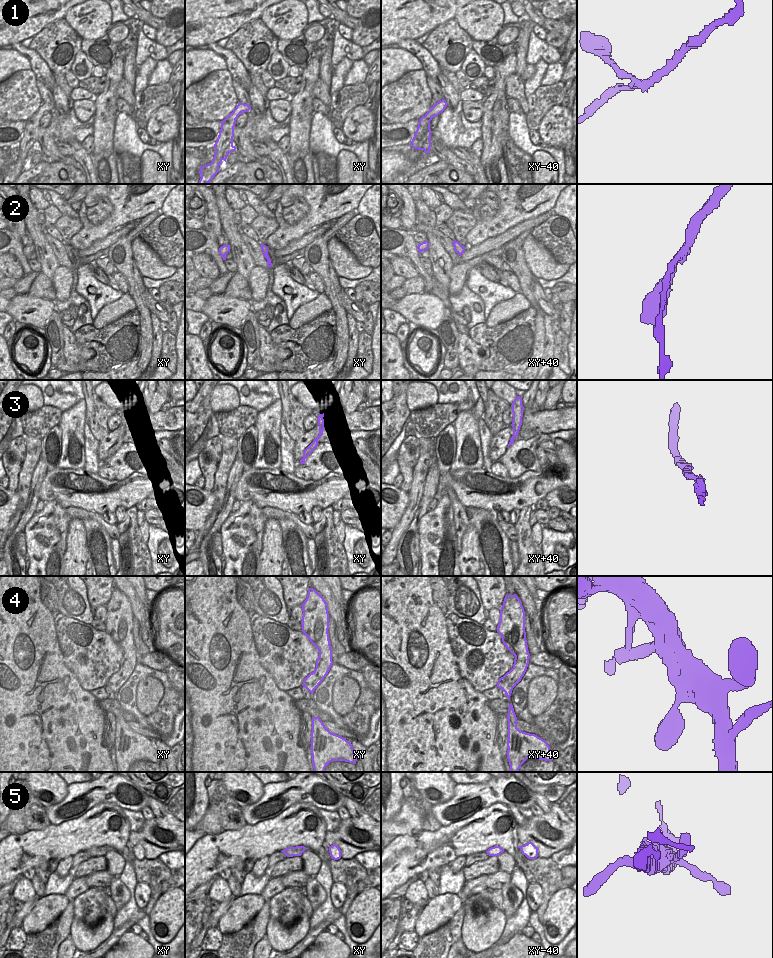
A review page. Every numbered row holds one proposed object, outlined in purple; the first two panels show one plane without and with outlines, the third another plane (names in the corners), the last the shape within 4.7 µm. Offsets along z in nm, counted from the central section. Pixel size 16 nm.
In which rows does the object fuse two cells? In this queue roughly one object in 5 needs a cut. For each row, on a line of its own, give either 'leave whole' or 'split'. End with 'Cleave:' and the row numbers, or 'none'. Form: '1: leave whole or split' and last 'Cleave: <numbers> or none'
1: leave whole
2: leave whole
3: leave whole
4: leave whole
5: leave whole
Cleave: none

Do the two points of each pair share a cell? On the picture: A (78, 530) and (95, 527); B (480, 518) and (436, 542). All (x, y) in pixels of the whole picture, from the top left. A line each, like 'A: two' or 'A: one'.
A: two
B: two

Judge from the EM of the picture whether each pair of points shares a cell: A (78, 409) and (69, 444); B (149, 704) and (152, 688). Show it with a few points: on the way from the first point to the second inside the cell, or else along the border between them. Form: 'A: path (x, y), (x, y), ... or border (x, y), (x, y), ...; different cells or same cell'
A: path (74, 418), (72, 421), (72, 435); same cell
B: path (149, 700), (149, 692); same cell

